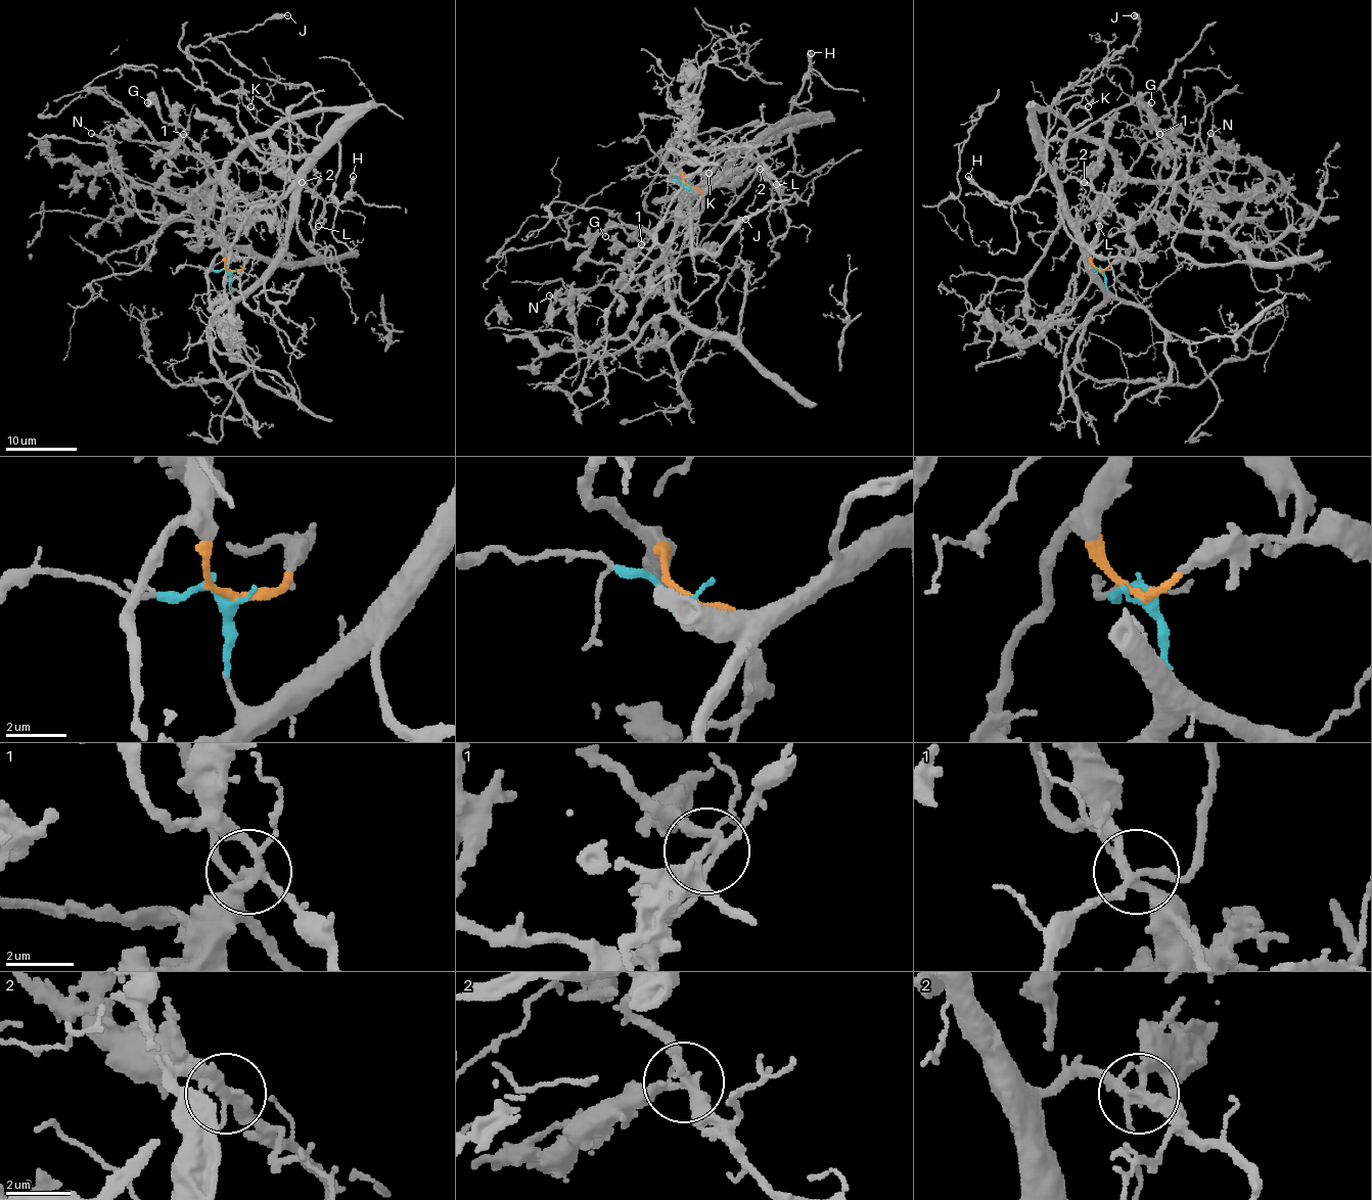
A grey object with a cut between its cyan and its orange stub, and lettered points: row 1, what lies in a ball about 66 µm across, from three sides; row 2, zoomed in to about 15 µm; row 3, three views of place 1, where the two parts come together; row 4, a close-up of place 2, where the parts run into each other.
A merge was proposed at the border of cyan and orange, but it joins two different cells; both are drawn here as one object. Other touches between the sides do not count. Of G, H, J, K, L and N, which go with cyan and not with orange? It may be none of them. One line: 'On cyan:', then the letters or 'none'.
On cyan: H, J, K, L

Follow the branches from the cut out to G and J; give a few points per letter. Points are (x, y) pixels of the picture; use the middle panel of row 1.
G: (688, 185), (683, 177), (686, 194), (661, 260), (647, 258), (642, 242), (619, 224), (604, 236)
J: (688, 185), (710, 190), (736, 171), (766, 124), (679, 136), (645, 197), (667, 221), (746, 219)

